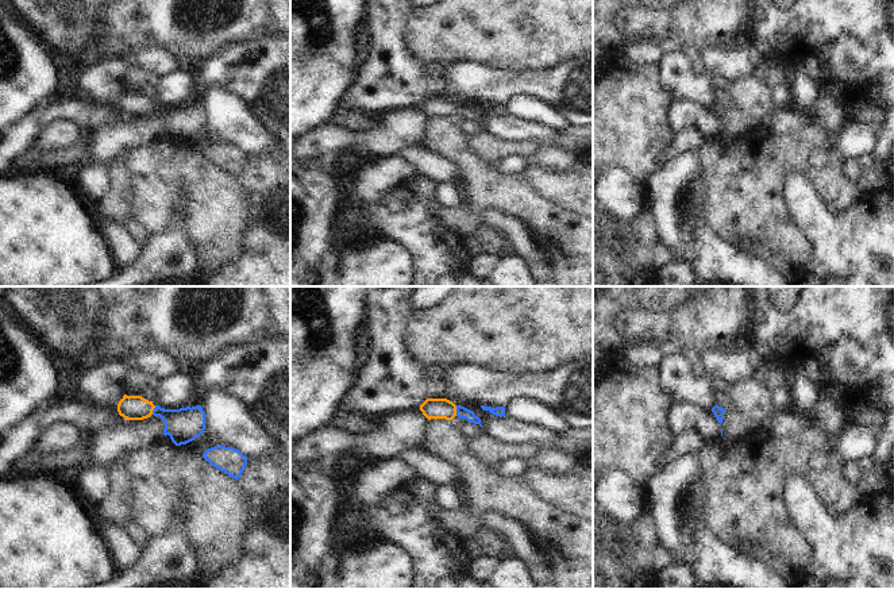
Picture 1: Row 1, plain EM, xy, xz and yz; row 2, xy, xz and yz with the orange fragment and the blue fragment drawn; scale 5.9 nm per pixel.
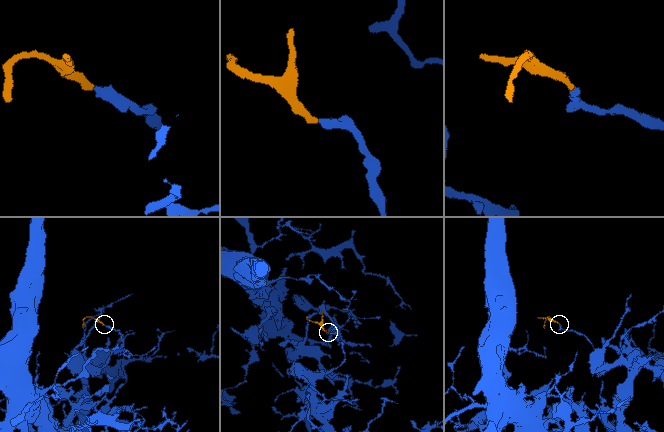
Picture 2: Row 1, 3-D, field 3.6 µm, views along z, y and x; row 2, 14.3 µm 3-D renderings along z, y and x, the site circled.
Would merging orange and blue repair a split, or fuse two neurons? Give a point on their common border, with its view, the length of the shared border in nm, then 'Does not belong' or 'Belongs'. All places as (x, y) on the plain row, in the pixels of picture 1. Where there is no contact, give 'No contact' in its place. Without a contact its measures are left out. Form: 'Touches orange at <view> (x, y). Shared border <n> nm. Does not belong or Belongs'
Touches orange at xz (455, 108). Shared border 60 nm. Belongs

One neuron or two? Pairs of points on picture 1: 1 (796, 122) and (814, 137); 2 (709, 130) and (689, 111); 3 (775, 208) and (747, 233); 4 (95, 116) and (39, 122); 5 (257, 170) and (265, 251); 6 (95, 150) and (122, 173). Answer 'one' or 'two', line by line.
1: two
2: one
3: one
4: one
5: one
6: two

